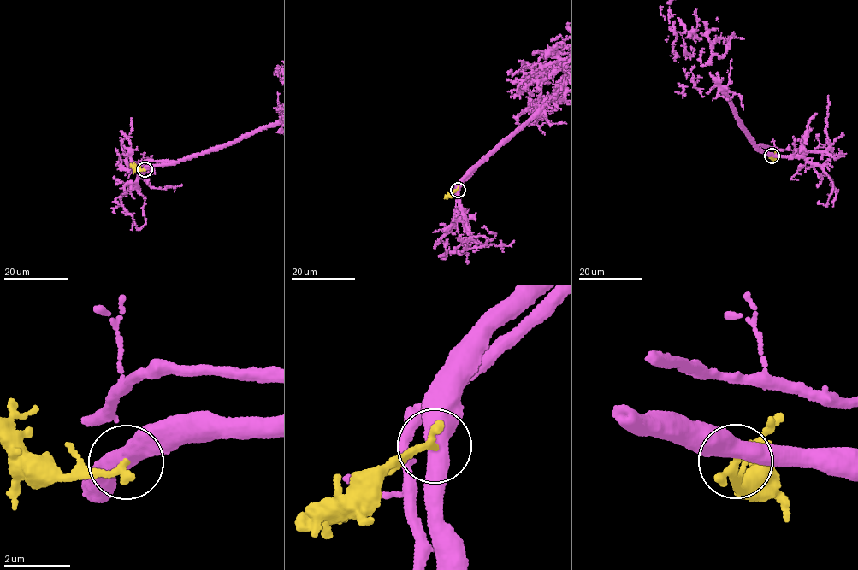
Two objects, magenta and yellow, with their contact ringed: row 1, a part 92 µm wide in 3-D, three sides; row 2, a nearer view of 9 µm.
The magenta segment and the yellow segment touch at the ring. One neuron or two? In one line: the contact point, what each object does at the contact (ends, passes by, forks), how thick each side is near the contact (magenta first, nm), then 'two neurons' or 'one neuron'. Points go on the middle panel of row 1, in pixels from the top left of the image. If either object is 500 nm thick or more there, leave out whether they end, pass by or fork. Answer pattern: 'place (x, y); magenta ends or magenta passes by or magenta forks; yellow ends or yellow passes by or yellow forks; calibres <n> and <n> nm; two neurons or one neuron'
place (458, 190); calibres 500 and 280 nm; two neurons

